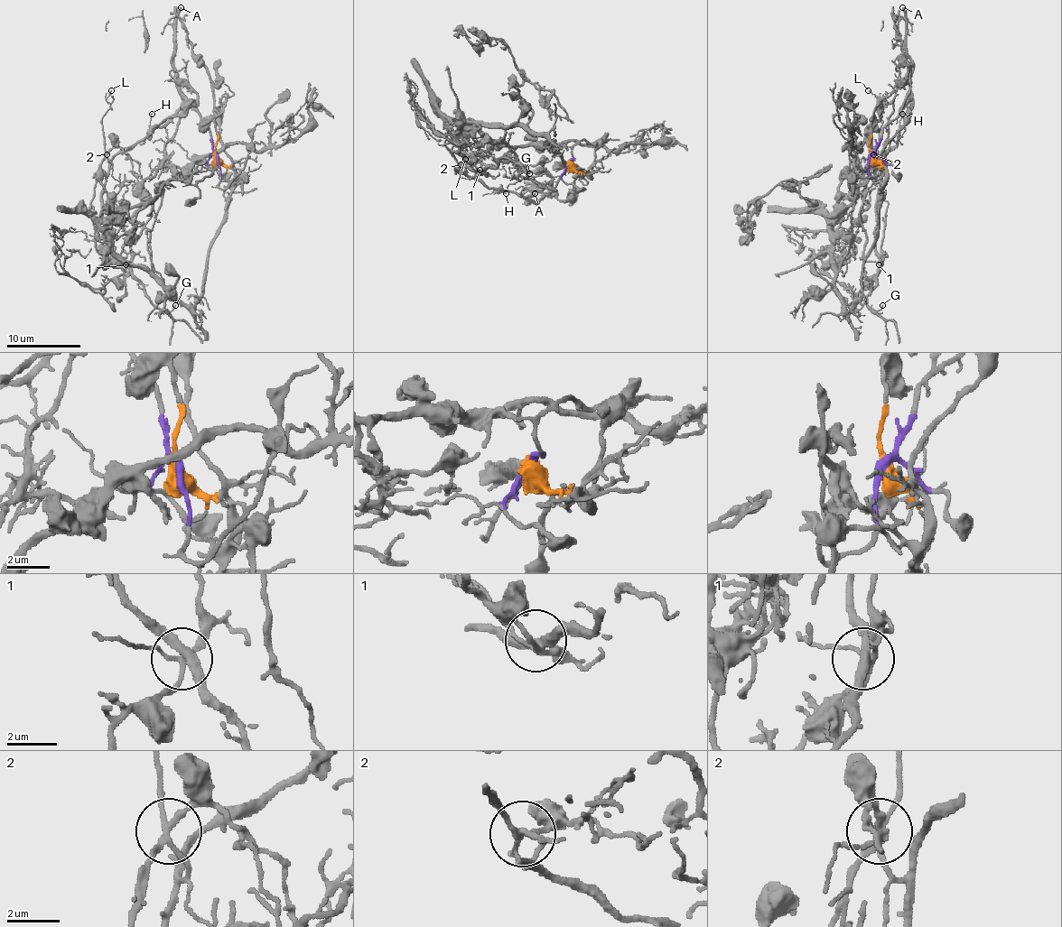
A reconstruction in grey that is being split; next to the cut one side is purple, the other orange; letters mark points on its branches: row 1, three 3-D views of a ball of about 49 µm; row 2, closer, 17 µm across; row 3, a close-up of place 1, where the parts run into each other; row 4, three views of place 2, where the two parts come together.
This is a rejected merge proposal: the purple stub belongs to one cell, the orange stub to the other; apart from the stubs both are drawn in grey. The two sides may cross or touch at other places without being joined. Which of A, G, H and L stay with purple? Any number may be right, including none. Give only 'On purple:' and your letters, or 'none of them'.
On purple: A, G, H, L

